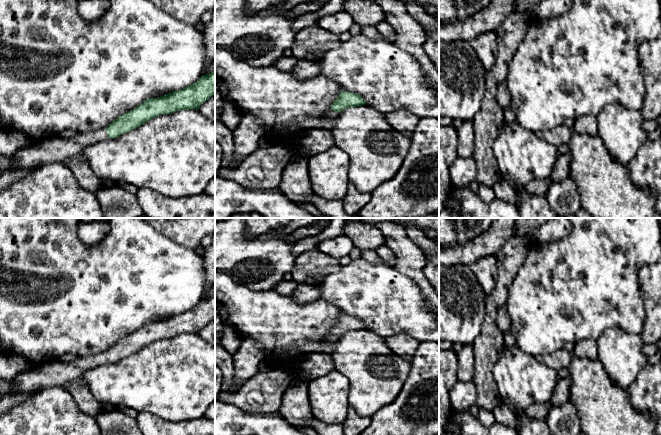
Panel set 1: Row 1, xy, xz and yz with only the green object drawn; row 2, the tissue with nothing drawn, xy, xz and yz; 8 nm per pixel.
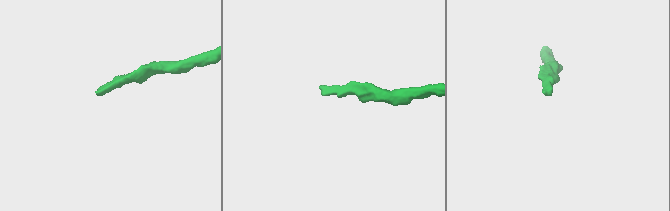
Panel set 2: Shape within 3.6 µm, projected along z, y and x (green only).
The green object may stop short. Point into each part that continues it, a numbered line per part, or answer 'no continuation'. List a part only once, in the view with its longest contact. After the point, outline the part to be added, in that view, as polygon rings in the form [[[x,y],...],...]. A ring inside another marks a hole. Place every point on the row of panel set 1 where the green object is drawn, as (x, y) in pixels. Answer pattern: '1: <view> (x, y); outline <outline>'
1: xy (57, 149); outline [[[106,129],[89,133],[75,133],[71,138],[55,136],[38,140],[34,145],[16,151],[11,156],[13,167],[0,174],[0,189],[6,188],[35,167],[46,163],[61,162],[79,155],[87,146],[106,140]]]

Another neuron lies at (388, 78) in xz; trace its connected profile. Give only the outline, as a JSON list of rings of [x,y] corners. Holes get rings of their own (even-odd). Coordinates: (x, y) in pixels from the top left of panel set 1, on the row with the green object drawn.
[[[358,35],[329,50],[318,61],[320,75],[338,83],[344,91],[359,94],[366,105],[386,114],[405,109],[420,118],[439,118],[439,92],[431,85],[419,62],[384,38]]]

